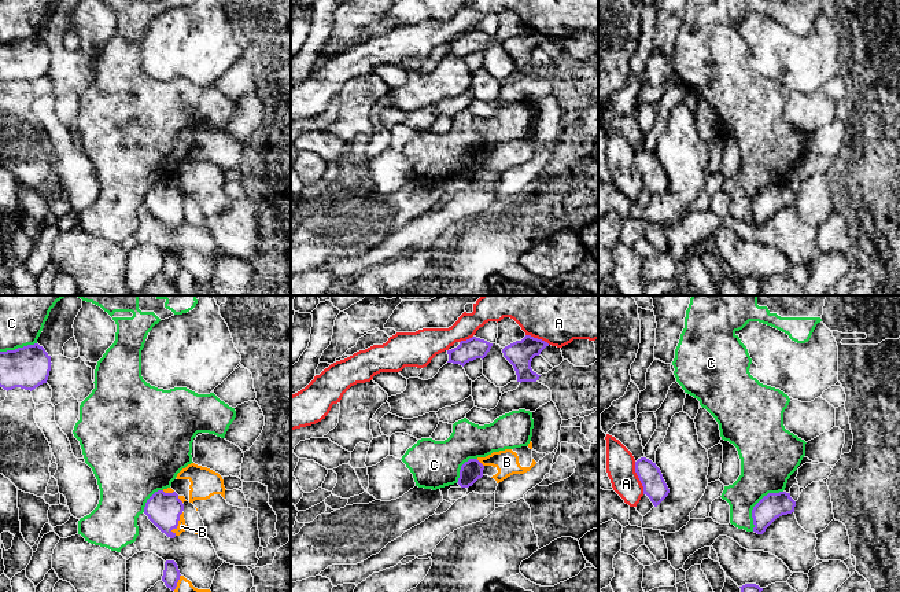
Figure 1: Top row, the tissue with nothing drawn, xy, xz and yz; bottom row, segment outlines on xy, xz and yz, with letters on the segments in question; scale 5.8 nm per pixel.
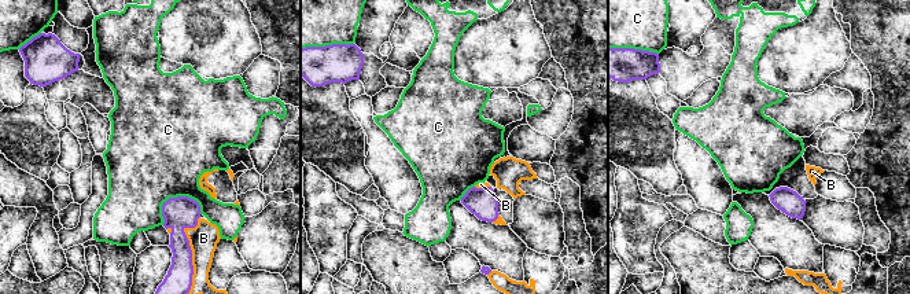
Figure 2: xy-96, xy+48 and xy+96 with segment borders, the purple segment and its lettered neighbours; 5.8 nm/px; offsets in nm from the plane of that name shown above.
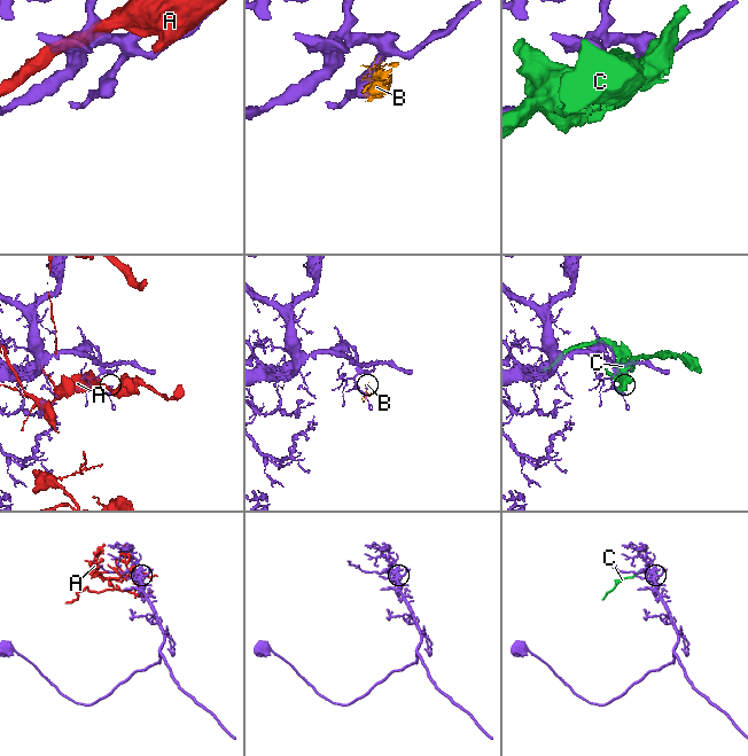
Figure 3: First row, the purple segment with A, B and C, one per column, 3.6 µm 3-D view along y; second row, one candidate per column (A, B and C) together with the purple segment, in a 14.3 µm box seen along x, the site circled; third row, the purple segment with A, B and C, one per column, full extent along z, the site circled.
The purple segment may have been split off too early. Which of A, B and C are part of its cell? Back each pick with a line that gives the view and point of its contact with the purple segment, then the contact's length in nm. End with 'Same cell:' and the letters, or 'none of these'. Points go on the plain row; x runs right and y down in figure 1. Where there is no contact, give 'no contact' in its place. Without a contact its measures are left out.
Same cell: none of these

